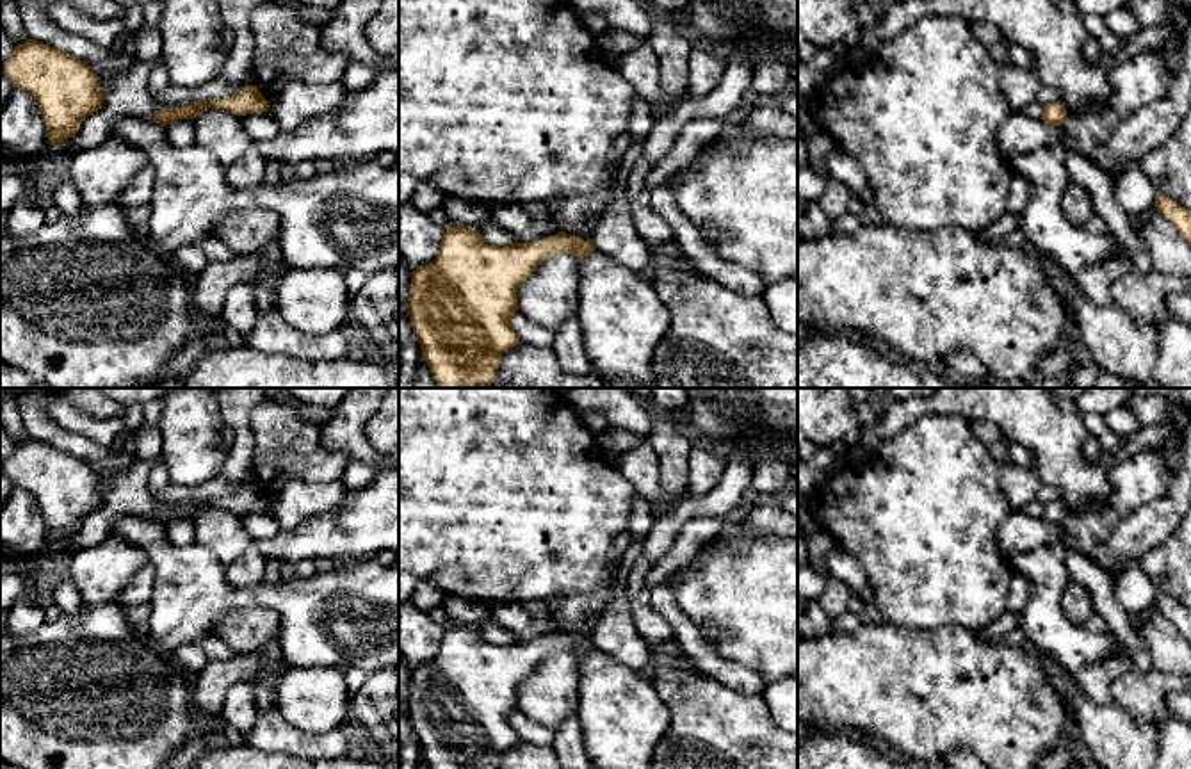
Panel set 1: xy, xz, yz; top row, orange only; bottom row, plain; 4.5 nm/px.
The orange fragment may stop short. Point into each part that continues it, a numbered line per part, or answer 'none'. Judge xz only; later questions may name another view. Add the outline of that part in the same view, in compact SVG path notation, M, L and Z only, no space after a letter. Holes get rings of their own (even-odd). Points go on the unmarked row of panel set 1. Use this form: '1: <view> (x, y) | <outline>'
none

